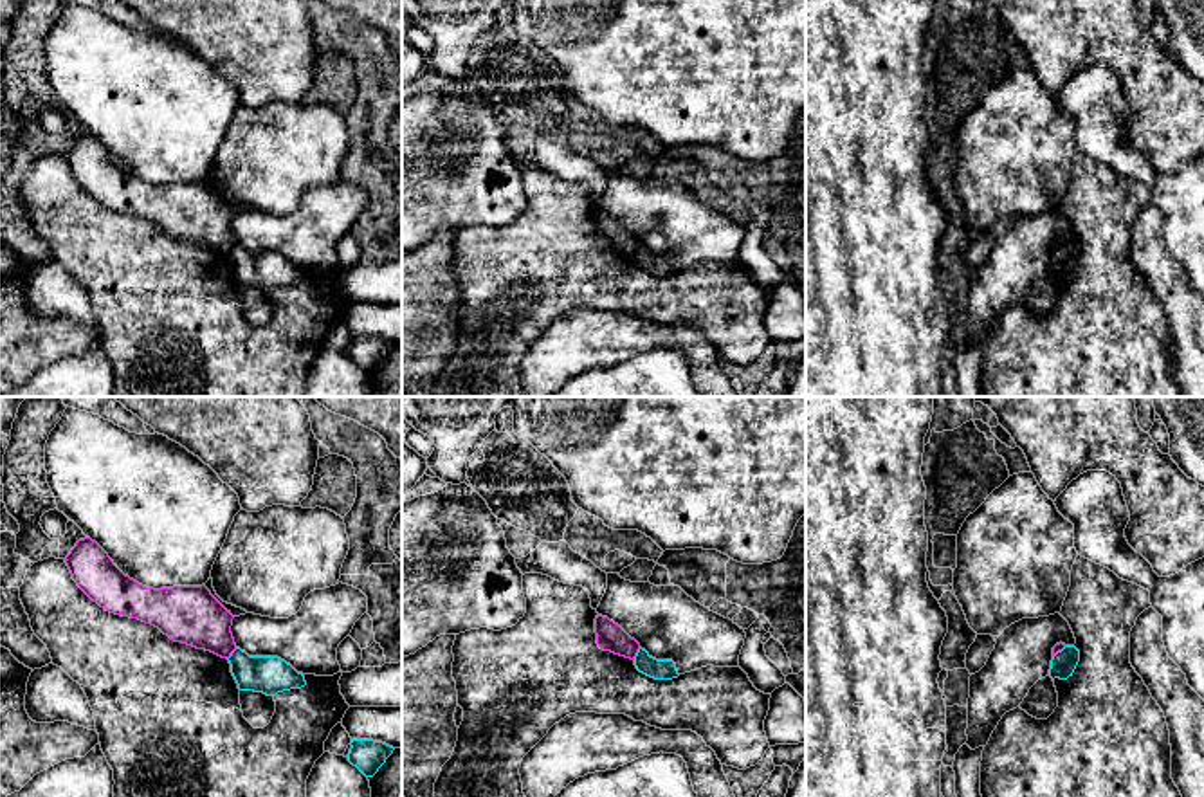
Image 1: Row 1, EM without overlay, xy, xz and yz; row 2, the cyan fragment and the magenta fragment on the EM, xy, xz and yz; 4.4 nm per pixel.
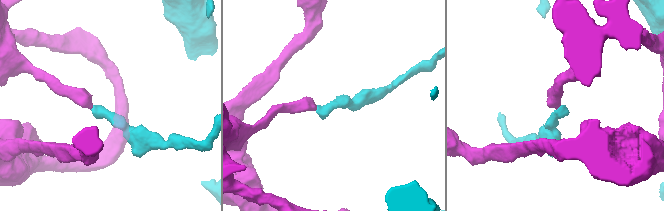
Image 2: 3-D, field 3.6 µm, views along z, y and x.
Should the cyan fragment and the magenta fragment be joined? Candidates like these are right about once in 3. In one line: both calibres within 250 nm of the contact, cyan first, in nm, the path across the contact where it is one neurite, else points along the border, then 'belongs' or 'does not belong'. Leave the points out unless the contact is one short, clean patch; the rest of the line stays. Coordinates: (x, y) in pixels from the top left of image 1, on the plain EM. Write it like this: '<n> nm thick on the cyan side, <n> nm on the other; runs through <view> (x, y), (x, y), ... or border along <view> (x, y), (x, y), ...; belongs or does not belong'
100 nm thick on the cyan side, 130 nm on the other; border along xz (640, 244), (633, 255); does not belong

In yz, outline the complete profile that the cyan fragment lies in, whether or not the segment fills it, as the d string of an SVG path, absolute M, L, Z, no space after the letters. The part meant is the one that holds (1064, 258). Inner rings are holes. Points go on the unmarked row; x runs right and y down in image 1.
M1065 242L1058 247L1051 256L1049 272L1067 276L1072 272L1076 261L1080 258L1080 247L1074 242Z

